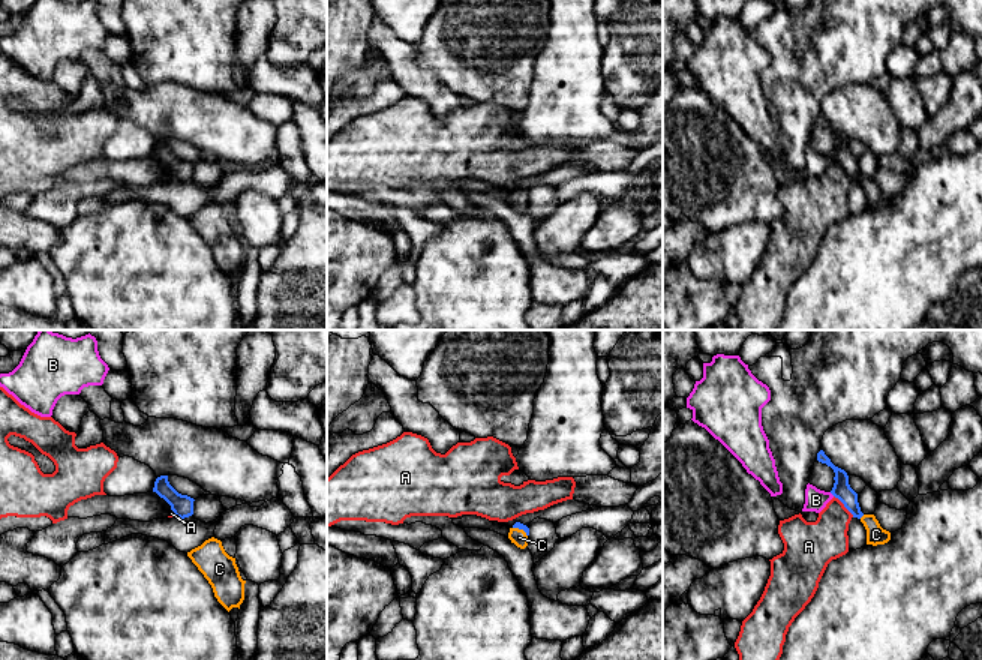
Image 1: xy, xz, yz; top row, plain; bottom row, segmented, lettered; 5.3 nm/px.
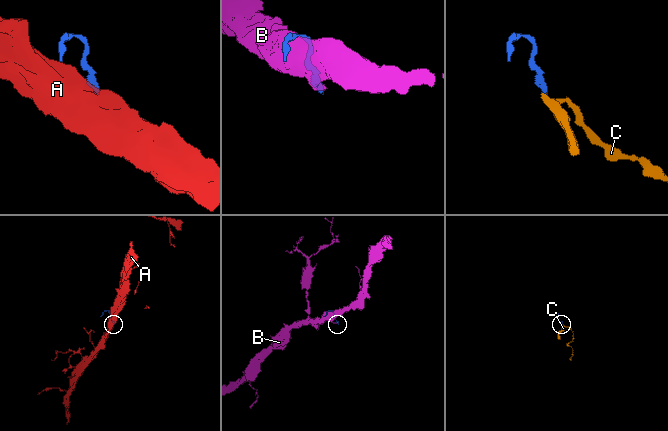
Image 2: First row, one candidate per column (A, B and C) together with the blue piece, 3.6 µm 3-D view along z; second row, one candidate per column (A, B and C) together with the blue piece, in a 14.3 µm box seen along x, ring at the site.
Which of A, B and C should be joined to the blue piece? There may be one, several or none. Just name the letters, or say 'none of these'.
C

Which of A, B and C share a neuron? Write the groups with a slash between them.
A / B / C

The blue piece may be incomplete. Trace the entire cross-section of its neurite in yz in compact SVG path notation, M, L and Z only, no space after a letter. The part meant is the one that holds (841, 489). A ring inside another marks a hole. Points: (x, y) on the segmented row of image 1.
M823 450L817 453L817 460L831 466L835 472L835 483L831 494L838 498L844 507L858 518L867 530L867 544L885 544L891 540L891 532L883 530L874 514L864 514L858 502L858 494L849 484L849 476L844 470L835 466Z

